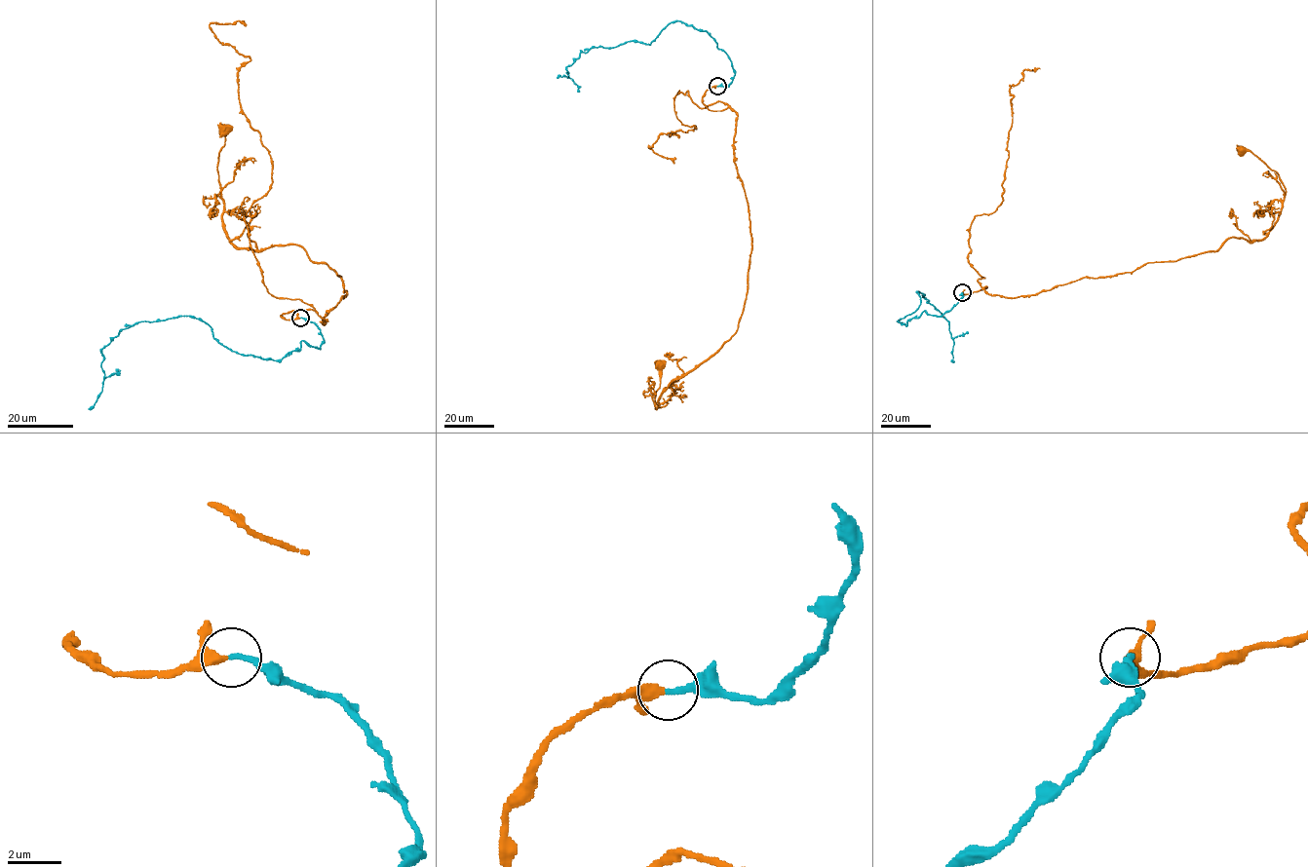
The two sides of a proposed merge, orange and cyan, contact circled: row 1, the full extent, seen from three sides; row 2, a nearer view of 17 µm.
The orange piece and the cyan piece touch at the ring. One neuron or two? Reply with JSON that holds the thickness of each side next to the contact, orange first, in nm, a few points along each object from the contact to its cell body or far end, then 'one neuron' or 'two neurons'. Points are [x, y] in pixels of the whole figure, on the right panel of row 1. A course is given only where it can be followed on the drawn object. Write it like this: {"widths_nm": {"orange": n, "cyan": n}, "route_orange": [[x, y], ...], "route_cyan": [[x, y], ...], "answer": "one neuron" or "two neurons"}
{"widths_nm": {"orange": 320, "cyan": 220}, "route_orange": [[962, 293], [987, 286], [992, 295], [1034, 295], [1216, 250], [1230, 237], [1264, 239], [1285, 187], [1241, 150]], "route_cyan": [[962, 293], [941, 316], [925, 310], [905, 325], [898, 320], [918, 307], [920, 292], [948, 321], [953, 362]], "answer": "one neuron"}

